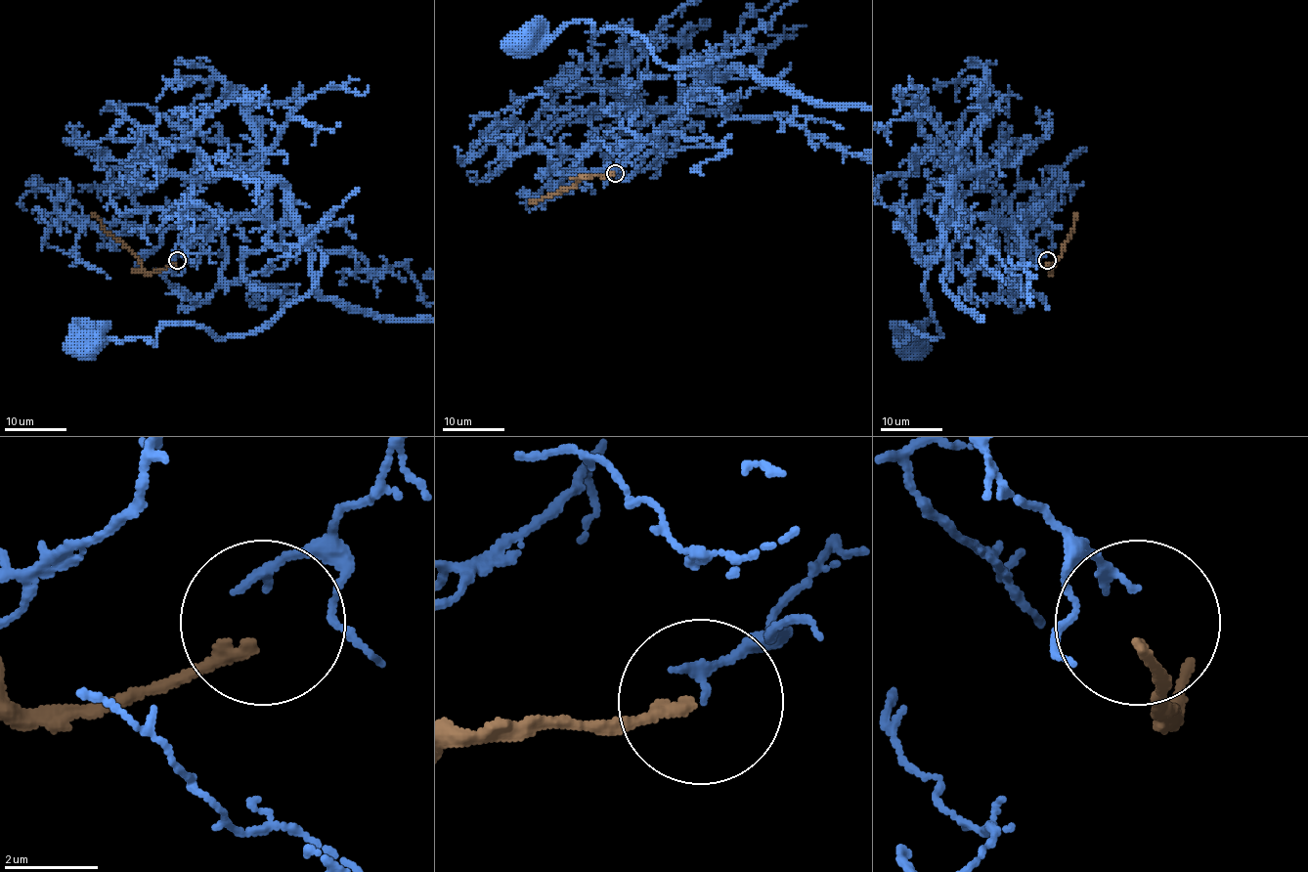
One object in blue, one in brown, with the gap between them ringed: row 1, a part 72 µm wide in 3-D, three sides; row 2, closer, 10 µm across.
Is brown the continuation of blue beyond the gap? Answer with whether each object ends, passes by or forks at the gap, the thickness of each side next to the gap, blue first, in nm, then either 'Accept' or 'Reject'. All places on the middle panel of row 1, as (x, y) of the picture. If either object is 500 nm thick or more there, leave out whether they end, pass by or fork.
At the ring blue ends. At the ring brown ends. Thickness 220 nm (blue) against 260 nm. Reject

